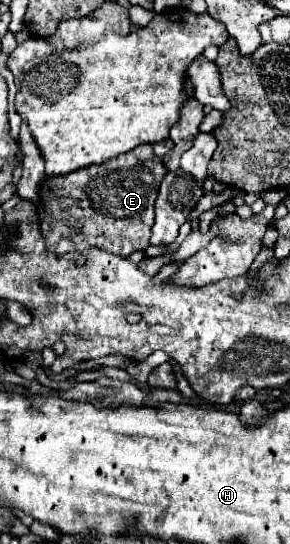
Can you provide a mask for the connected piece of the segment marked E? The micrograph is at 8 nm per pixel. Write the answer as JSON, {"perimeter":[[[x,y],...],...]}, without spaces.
{"perimeter":[[[139,145],[101,165],[89,165],[69,175],[47,177],[39,191],[37,219],[51,253],[63,255],[99,247],[107,253],[127,257],[149,245],[155,197],[165,177],[161,159],[153,155],[151,145]]]}

